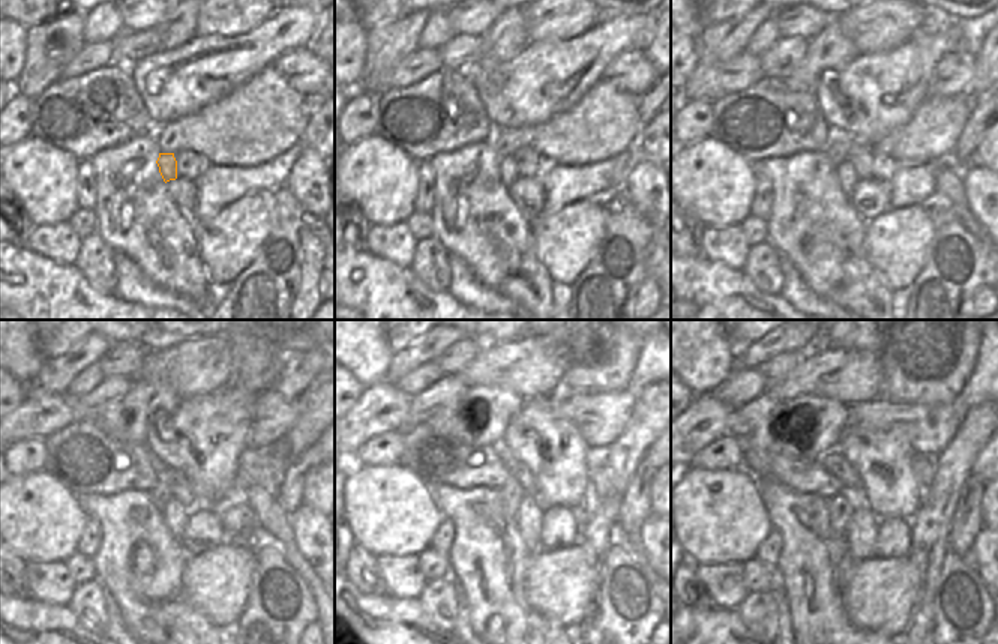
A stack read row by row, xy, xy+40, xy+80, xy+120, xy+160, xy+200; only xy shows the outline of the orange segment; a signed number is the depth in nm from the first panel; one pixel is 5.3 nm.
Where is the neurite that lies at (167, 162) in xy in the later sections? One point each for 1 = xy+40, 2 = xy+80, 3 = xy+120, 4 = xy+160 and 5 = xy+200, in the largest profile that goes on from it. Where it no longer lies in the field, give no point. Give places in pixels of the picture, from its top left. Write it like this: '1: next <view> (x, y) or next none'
1: next xy+40 (506, 165)
2: next xy+80 (847, 176)
3: next xy+120 (174, 515)
4: next xy+160 (523, 530)
5: next xy+200 (862, 530)

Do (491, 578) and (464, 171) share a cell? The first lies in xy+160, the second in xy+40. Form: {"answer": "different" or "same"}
{"answer": "same"}

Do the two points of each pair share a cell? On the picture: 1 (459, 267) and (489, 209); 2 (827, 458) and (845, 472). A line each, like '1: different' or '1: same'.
1: different
2: same

